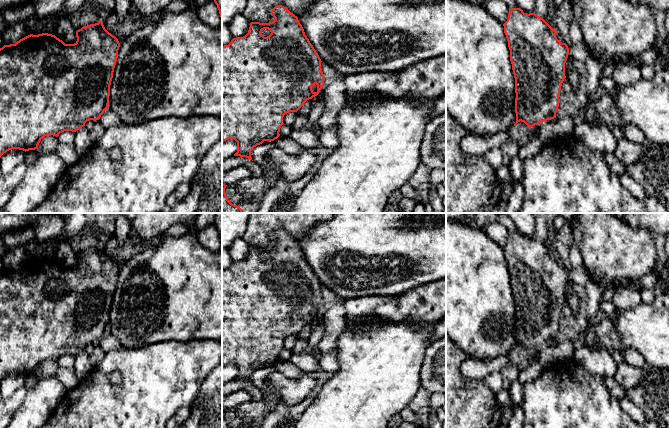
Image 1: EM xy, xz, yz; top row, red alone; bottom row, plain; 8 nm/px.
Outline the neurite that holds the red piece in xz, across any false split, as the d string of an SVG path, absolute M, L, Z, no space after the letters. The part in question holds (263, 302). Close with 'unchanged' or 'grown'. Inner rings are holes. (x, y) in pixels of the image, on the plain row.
M282 229L275 230L271 238L275 242L273 246L251 246L245 260L233 262L228 269L222 270L222 366L234 363L237 366L234 380L250 384L254 371L280 360L285 338L297 336L324 311L322 285L305 259L298 241Z | unchanged

